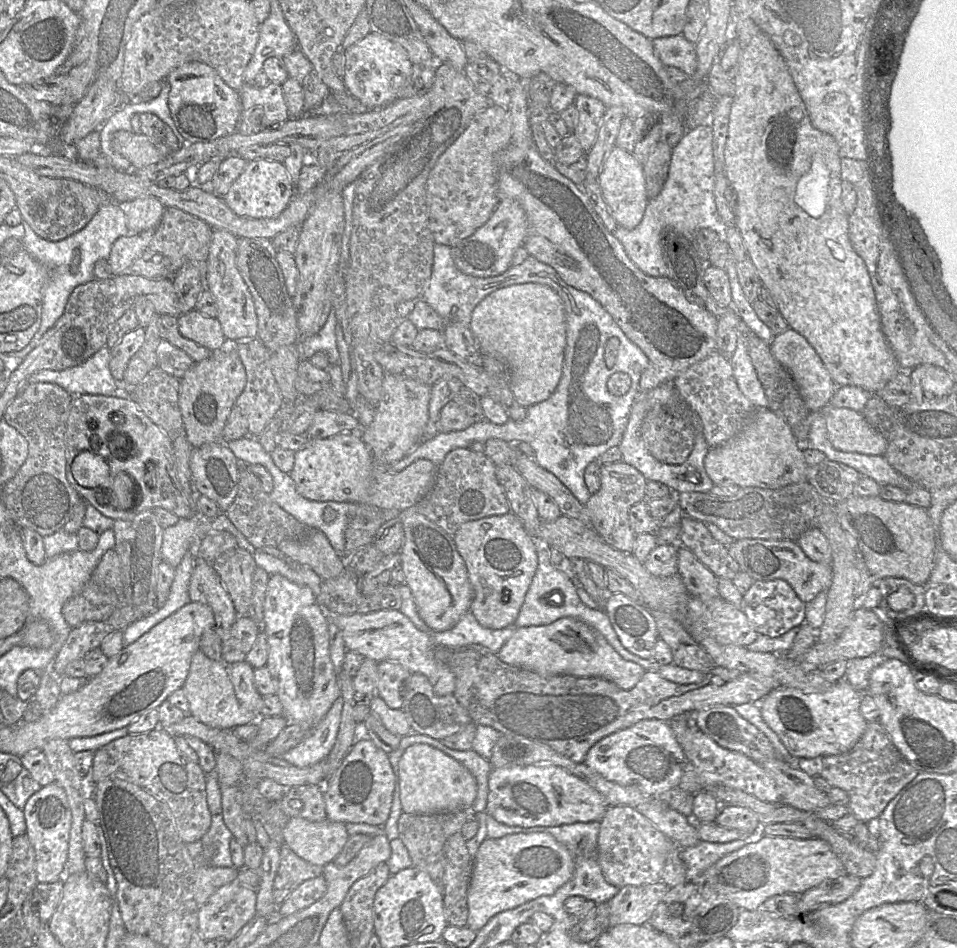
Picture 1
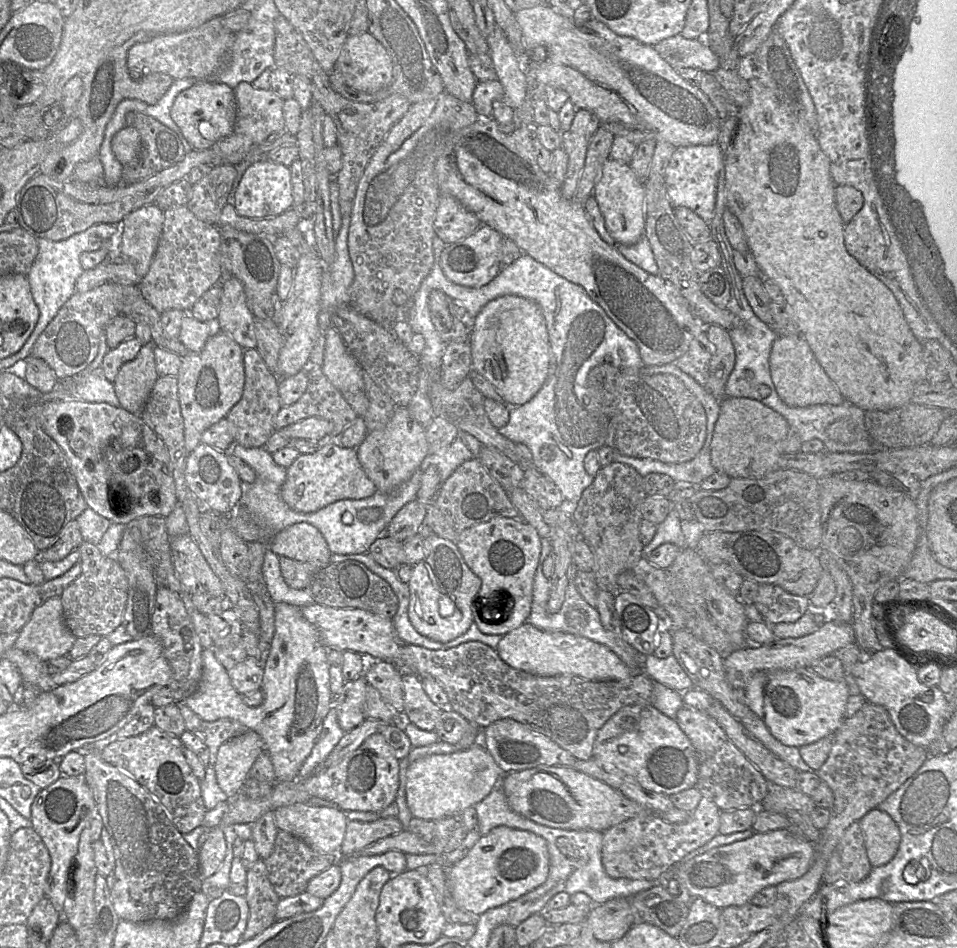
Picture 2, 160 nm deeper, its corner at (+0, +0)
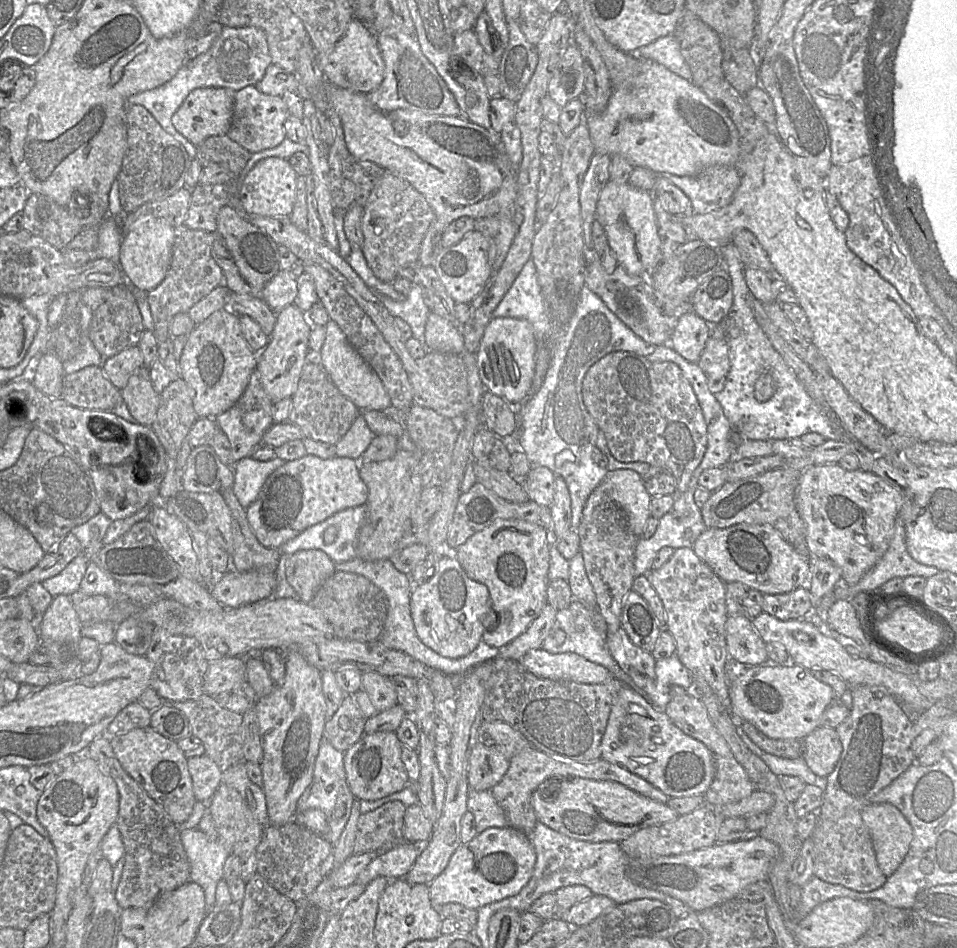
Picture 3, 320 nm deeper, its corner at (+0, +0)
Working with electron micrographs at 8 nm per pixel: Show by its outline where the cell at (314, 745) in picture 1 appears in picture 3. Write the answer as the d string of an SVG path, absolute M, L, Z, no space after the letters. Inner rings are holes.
M323 736L320 742L318 755L314 766L313 780L309 787L304 791L297 802L297 812L304 812L310 809L319 809L325 813L329 831L324 837L333 846L338 842L350 816L355 801L351 793L344 770L344 753L336 750L329 741ZM338 802L343 802L346 806L345 814L337 819L334 817L334 809Z

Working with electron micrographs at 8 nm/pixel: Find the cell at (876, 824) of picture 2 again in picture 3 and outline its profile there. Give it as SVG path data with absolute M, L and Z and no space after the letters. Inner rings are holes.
M890 803L868 804L861 810L879 868L891 876L903 862L913 838L912 827Z

